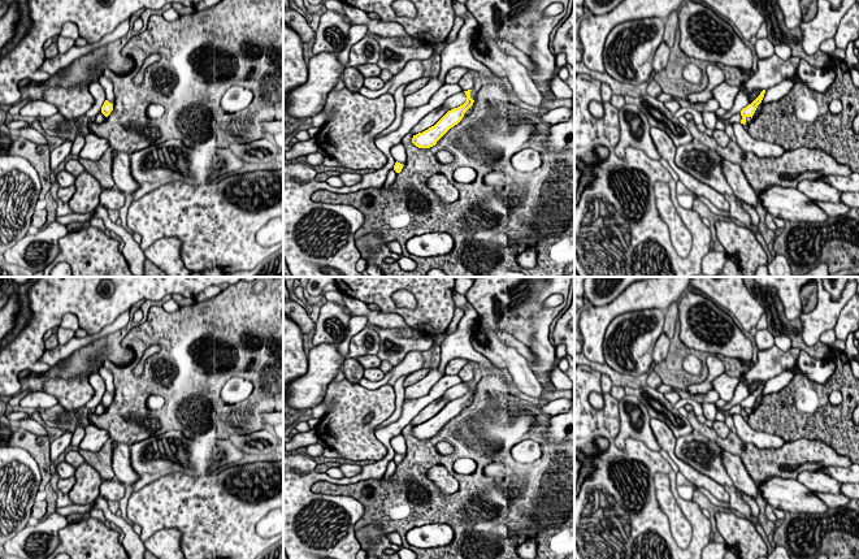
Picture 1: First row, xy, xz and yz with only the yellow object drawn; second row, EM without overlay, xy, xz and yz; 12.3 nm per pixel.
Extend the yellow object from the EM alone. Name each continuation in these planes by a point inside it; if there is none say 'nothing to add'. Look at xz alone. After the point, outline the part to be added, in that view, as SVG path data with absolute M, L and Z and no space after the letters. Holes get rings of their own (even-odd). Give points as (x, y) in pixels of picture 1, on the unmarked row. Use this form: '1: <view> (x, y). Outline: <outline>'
1: xz (391, 467). Outline: M391 460L389 464L387 464L387 468L386 468L386 473L385 473L385 480L389 482L394 473L396 471L396 463L394 460Z

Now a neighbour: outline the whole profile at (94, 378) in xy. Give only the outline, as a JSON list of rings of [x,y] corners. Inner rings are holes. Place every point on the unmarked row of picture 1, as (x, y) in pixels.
[[[91,373],[88,376],[88,382],[92,386],[95,394],[87,402],[86,406],[87,406],[87,408],[94,410],[100,404],[101,398],[103,398],[104,393],[107,391],[107,387],[105,387],[105,384],[104,384],[104,381],[103,381],[103,378],[100,377],[99,373]]]

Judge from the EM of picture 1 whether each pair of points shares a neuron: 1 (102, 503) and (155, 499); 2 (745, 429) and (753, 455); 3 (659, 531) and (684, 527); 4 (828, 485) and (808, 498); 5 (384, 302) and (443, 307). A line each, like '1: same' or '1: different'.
1: different
2: different
3: different
4: same
5: same

